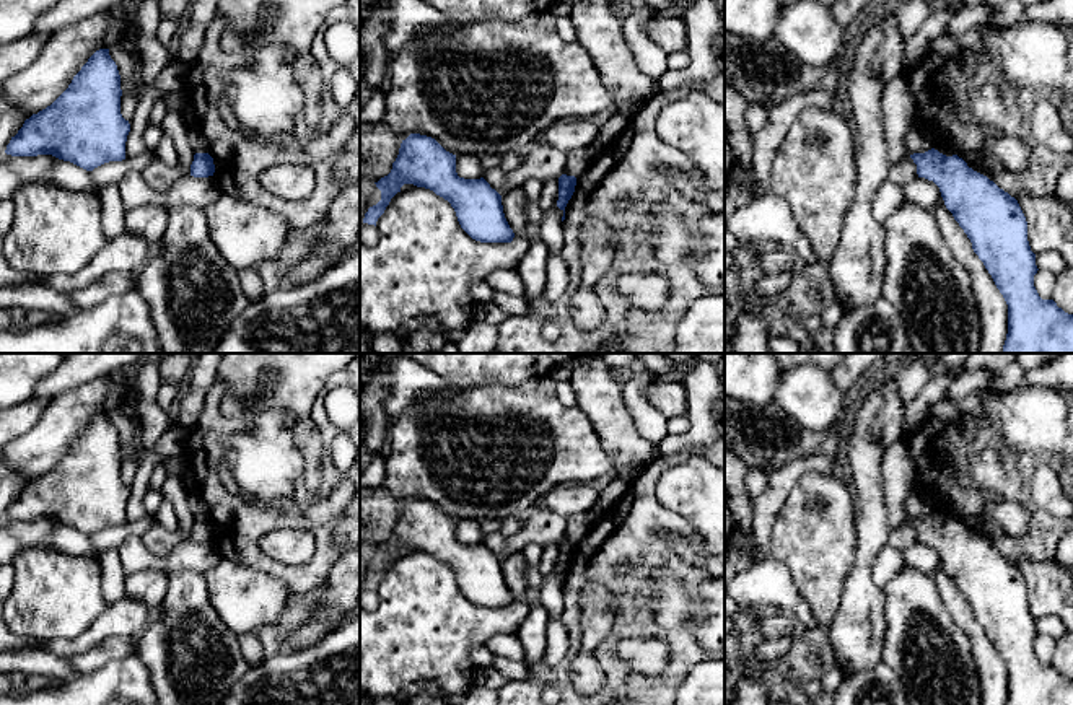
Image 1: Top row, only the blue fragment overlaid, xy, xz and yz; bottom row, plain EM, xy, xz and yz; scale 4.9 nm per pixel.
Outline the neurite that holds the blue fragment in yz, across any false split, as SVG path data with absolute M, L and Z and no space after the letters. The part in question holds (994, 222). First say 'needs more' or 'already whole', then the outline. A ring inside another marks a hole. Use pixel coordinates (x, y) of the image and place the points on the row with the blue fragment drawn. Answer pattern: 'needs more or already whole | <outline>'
already whole | M931 148L910 155L918 177L933 181L946 208L964 230L974 252L983 262L1008 304L1008 334L1003 353L1073 353L1073 314L1065 313L1053 300L1042 300L1034 287L1036 254L1027 241L1027 221L1014 197L987 176L974 171L957 155L946 156Z

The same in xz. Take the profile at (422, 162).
already whole | M410 134L388 176L374 182L381 200L370 207L363 223L374 225L404 184L433 190L451 204L461 228L480 243L511 243L515 238L501 205L501 195L480 179L464 179L456 173L456 155L435 138Z

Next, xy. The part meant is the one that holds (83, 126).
already whole | M99 49L50 106L24 120L5 153L52 155L86 171L122 161L130 124L120 114L120 96L117 65L109 49Z

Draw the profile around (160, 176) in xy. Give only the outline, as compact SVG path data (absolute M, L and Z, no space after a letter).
M155 160L140 174L153 190L166 192L177 181L181 181L186 176L191 176L191 166L168 166L161 160Z

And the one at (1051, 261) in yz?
M1053 249L1037 254L1036 265L1039 270L1045 270L1053 277L1060 275L1066 269L1063 256Z

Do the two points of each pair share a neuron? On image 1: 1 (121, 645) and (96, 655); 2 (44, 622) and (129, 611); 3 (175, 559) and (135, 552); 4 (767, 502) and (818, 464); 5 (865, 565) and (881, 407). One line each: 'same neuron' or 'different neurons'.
1: same neuron
2: different neurons
3: same neuron
4: same neuron
5: same neuron

